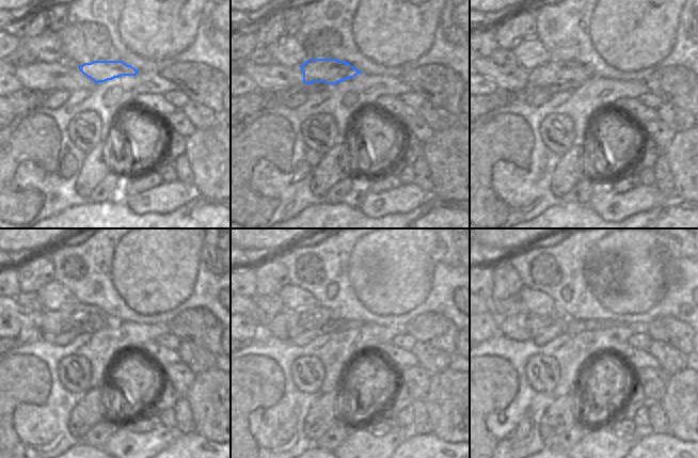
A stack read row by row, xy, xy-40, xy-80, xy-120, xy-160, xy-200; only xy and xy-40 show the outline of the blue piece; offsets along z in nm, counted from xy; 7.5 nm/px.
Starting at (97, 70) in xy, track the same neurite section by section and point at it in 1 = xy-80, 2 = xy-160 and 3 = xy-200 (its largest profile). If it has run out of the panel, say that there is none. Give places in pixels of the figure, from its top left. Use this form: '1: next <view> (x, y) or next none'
1: next xy-80 (555, 73)
2: next xy-160 (285, 326)
3: next xy-200 (525, 326)

